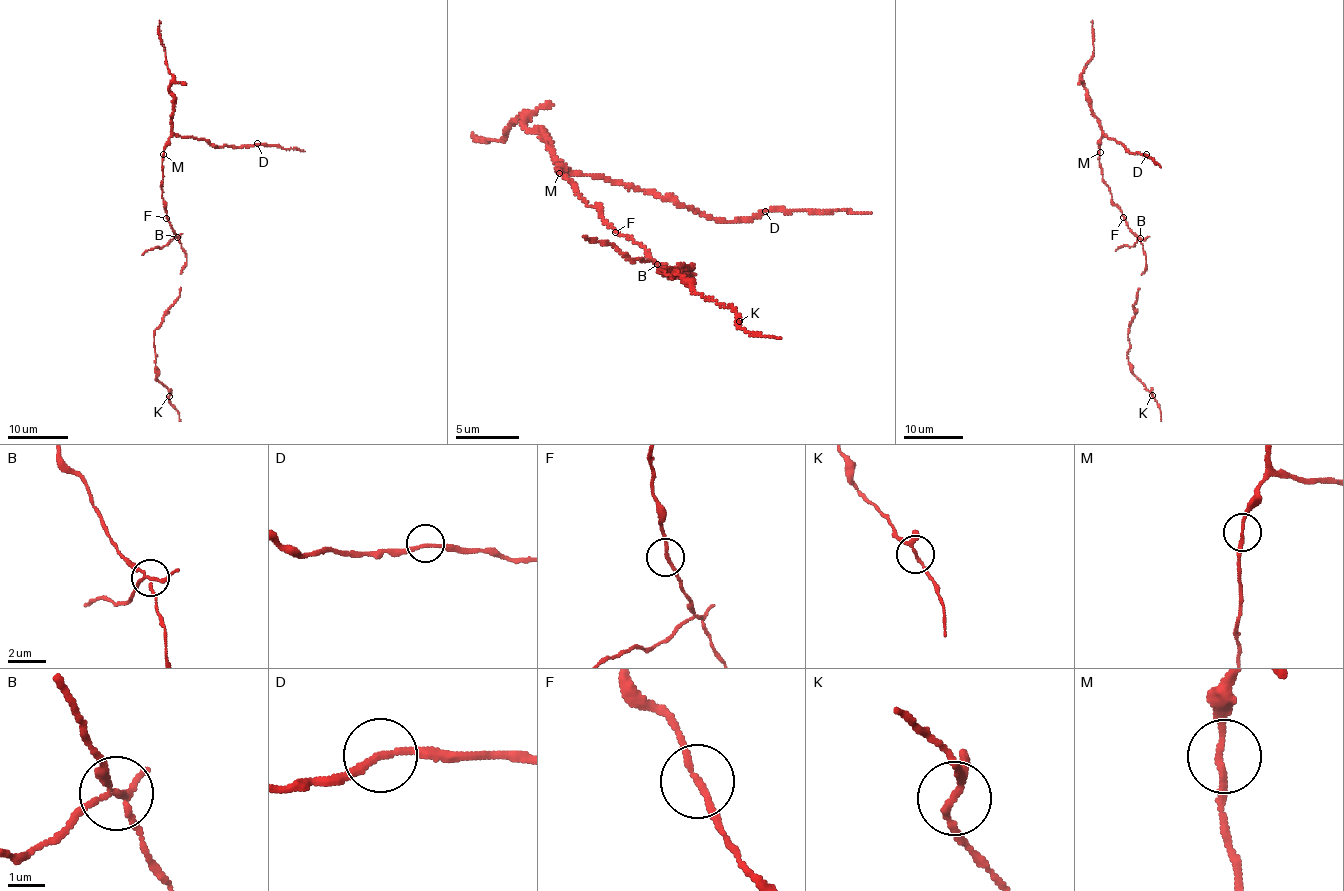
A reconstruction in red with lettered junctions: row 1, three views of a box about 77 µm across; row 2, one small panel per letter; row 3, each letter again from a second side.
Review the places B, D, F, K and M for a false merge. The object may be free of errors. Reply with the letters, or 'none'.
B

